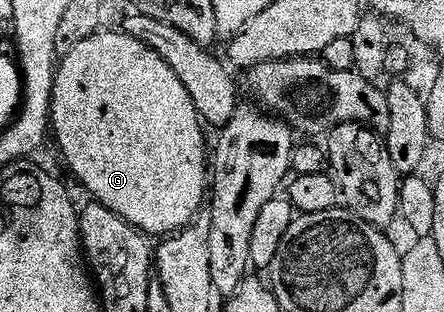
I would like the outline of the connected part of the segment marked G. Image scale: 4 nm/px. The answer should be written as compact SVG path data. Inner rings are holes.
M117 30L117 32L99 31L91 38L72 45L66 52L69 53L66 56L64 53L60 57L53 83L51 132L55 140L57 136L57 144L61 147L61 152L65 155L70 170L77 175L78 182L93 195L90 197L96 203L107 206L107 210L119 214L119 218L123 218L132 228L136 228L142 234L164 238L189 227L198 213L202 211L201 203L204 200L206 203L207 193L211 188L211 152L208 147L205 149L204 130L206 131L206 129L203 127L201 116L195 110L195 102L191 100L191 94L187 94L187 86L183 86L183 82L179 82L179 74L175 74L175 70L171 70L171 66L167 66L165 59L159 54L155 54L155 50L143 46L143 42L131 38L123 30Z

